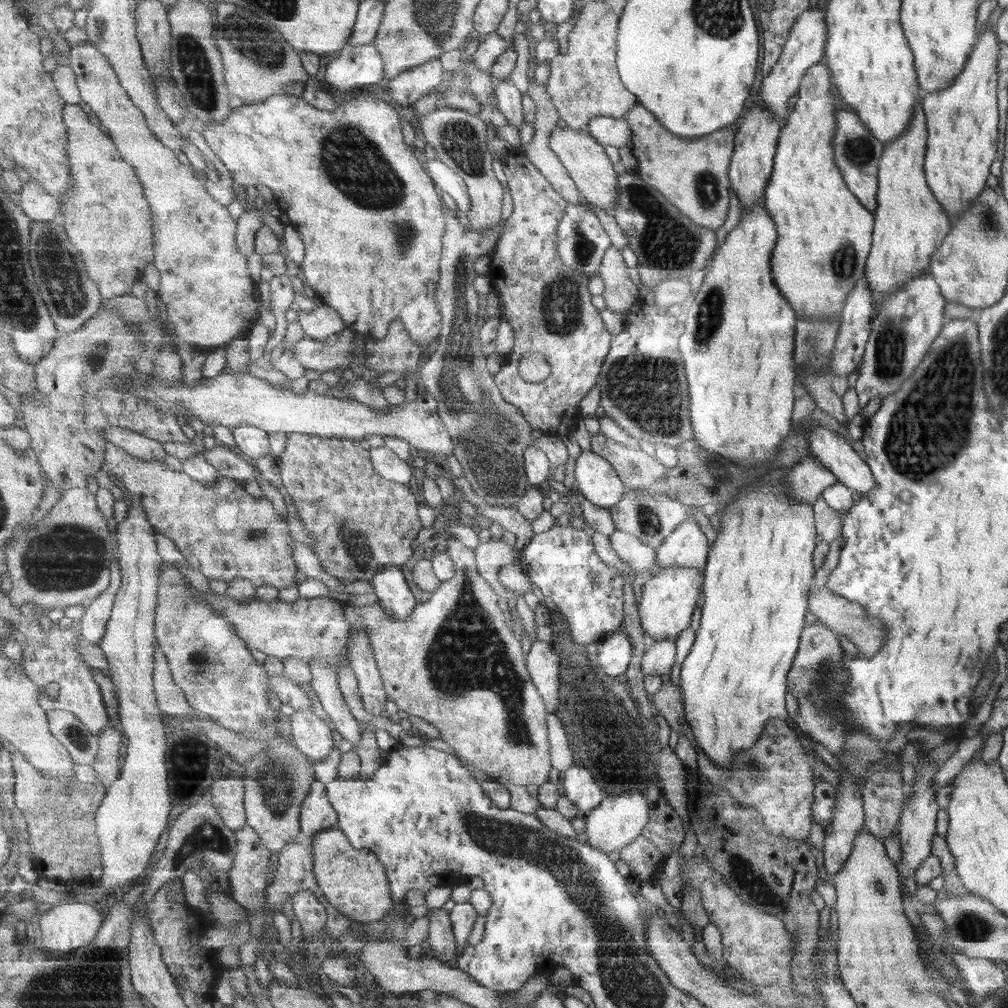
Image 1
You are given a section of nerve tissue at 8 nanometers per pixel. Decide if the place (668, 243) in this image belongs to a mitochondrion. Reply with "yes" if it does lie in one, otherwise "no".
yes

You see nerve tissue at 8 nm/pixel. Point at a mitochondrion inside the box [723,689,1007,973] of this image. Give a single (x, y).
(968, 926)

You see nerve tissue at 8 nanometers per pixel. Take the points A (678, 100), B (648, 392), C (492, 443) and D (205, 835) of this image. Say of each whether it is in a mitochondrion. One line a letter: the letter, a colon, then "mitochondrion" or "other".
A: other
B: mitochondrion
C: mitochondrion
D: mitochondrion

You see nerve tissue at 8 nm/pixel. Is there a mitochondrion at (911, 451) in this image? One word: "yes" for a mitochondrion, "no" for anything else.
yes

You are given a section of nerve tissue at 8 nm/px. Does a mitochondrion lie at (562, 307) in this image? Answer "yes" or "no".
yes

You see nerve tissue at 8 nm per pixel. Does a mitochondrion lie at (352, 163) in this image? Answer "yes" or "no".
yes

